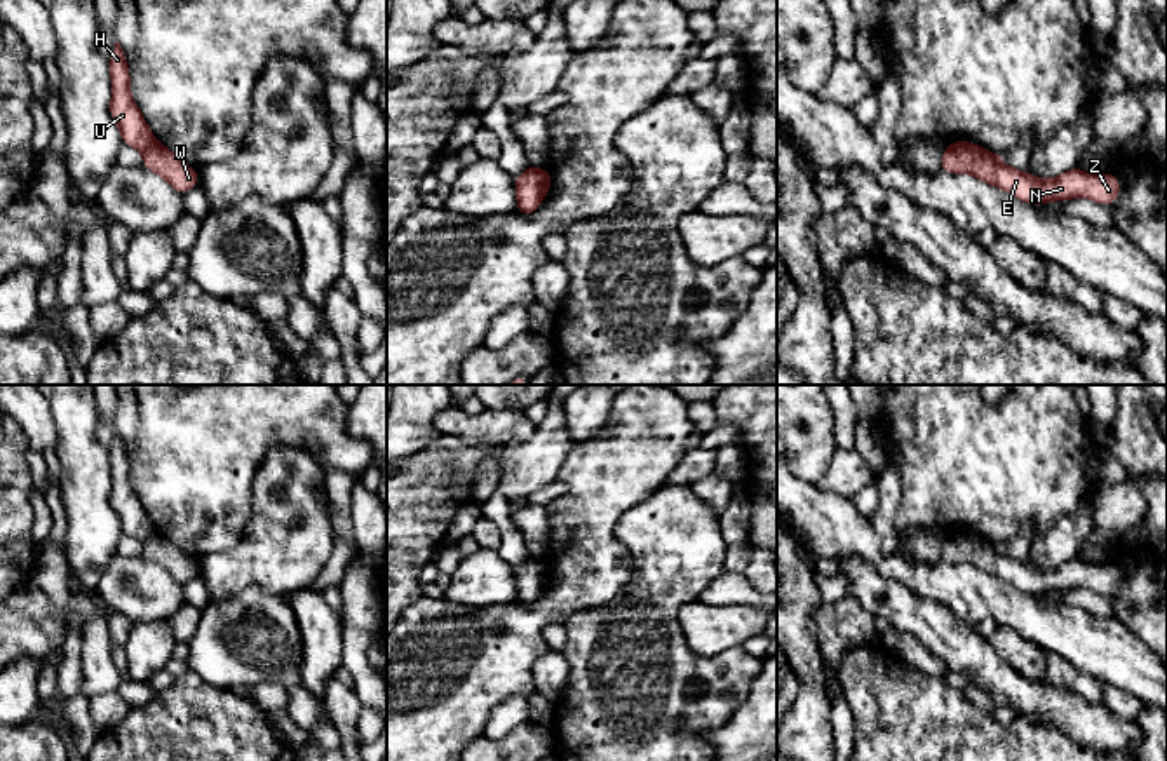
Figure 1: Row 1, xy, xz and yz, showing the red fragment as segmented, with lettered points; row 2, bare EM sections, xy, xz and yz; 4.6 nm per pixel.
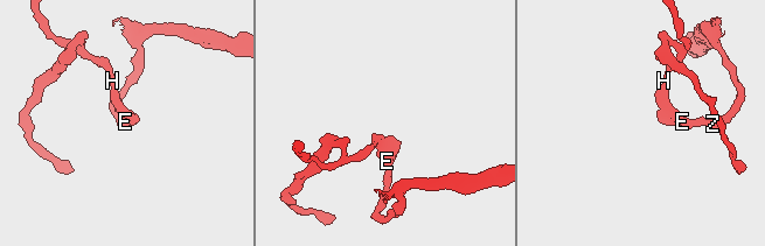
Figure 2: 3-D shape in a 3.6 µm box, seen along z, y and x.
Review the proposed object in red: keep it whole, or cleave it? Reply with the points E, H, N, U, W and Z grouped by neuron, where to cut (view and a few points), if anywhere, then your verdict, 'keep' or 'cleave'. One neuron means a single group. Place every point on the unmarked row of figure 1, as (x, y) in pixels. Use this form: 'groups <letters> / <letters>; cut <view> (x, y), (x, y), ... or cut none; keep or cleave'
groups E N W Z / H U; cut xz (540, 559), (544, 584); cleave

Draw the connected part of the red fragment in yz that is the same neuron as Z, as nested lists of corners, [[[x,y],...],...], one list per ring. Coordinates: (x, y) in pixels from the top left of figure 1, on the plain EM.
[[[968,531],[949,533],[942,542],[941,559],[951,564],[968,562],[1033,596],[1085,587],[1110,597],[1120,585],[1120,573],[1115,562],[1085,564],[1080,557],[1075,557],[1049,571],[998,552],[995,543]]]

